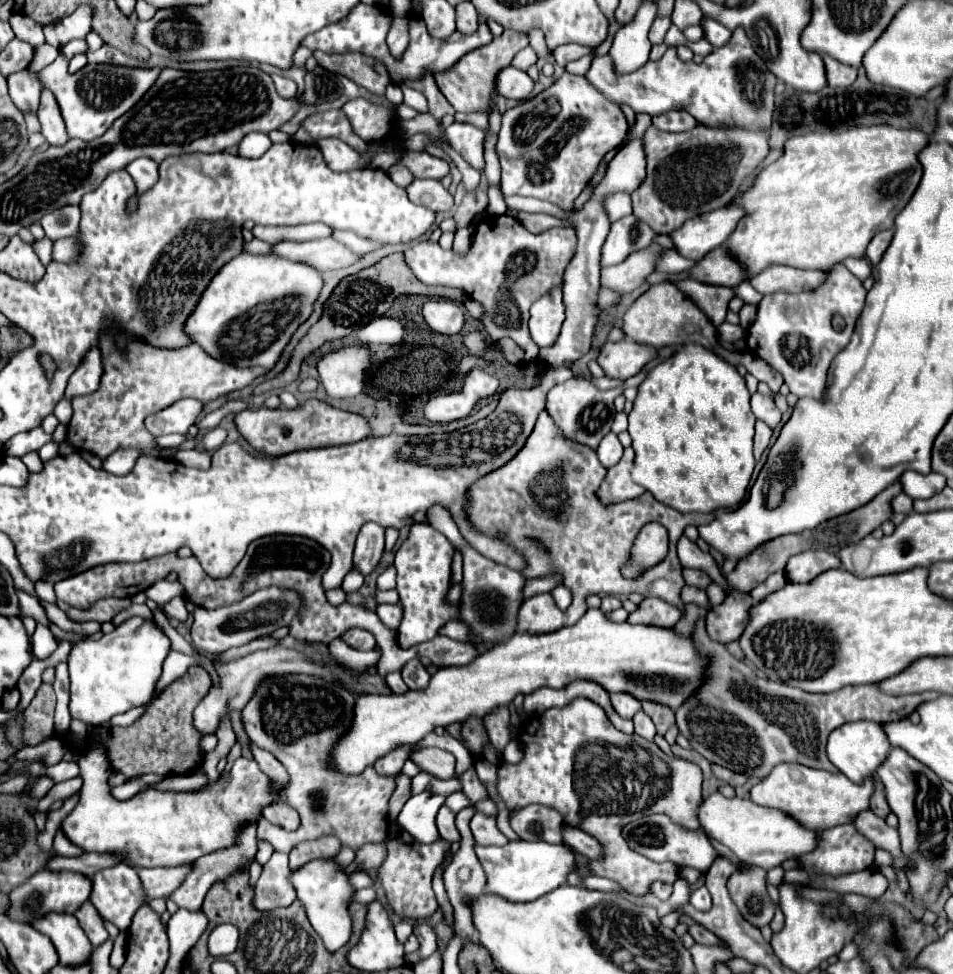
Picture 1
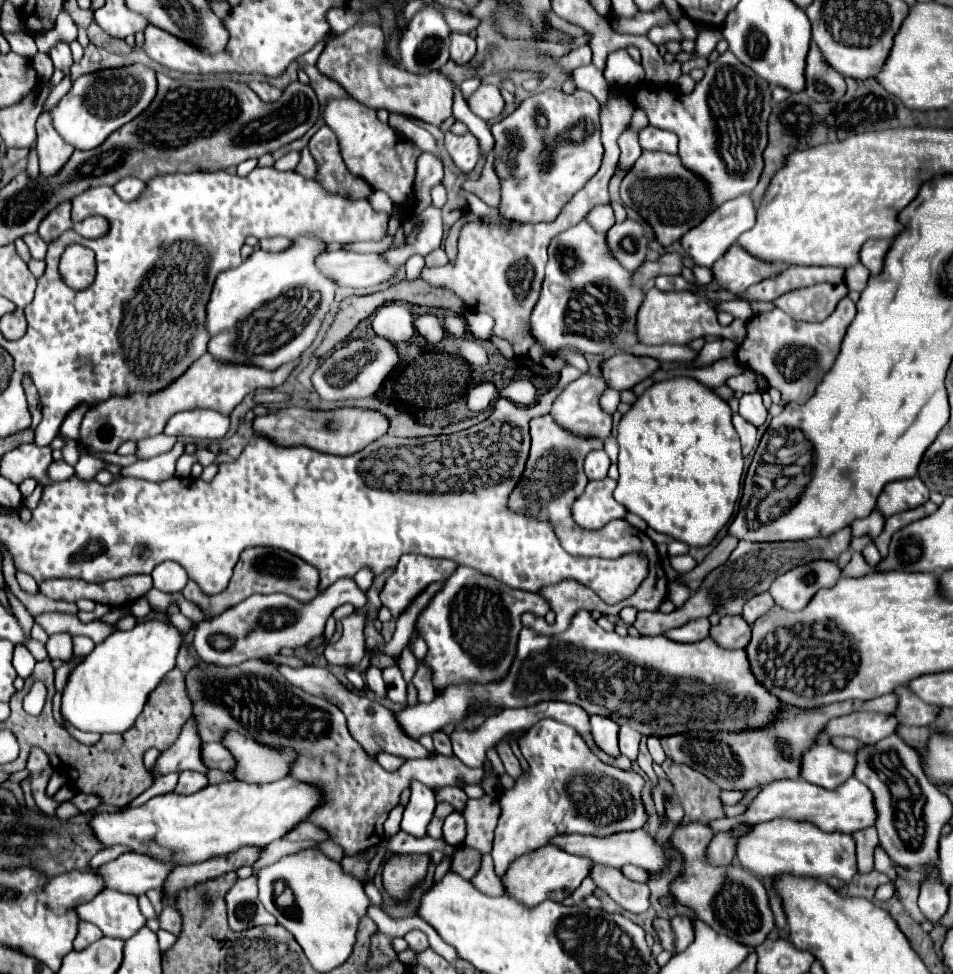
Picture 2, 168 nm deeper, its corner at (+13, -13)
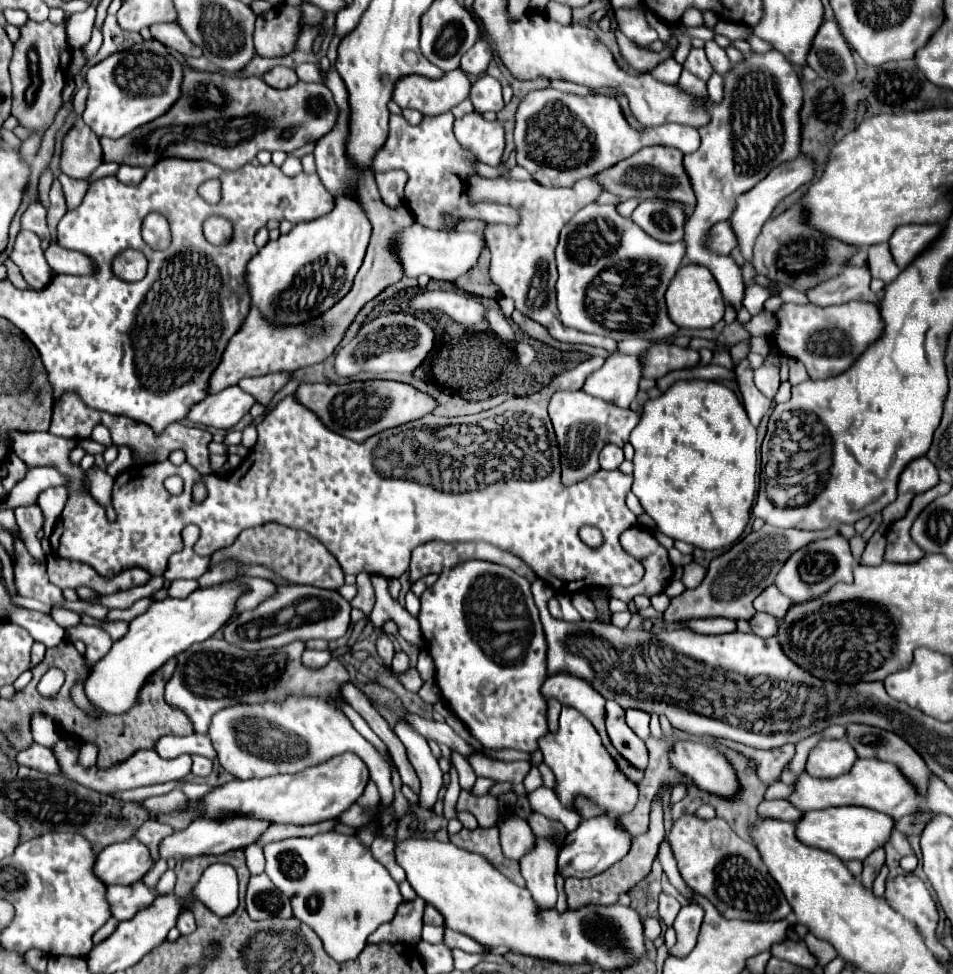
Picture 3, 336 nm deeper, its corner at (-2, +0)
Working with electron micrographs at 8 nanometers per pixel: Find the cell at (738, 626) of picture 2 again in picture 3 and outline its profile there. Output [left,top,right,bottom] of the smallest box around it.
[750,613,780,637]

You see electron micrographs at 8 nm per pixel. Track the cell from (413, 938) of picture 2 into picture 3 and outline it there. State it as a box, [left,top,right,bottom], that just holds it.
[424,905,444,925]

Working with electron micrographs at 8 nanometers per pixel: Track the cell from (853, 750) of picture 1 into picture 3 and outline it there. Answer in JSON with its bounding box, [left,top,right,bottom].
[806,739,856,777]

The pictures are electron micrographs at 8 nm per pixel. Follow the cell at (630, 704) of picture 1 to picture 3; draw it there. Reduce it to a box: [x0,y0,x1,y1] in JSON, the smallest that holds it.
[606,701,648,769]

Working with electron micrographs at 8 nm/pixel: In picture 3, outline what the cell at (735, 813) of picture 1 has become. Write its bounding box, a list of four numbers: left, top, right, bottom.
[796,807,896,861]

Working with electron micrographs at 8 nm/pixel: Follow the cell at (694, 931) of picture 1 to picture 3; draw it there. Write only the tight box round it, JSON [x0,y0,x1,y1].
[658,893,680,927]

